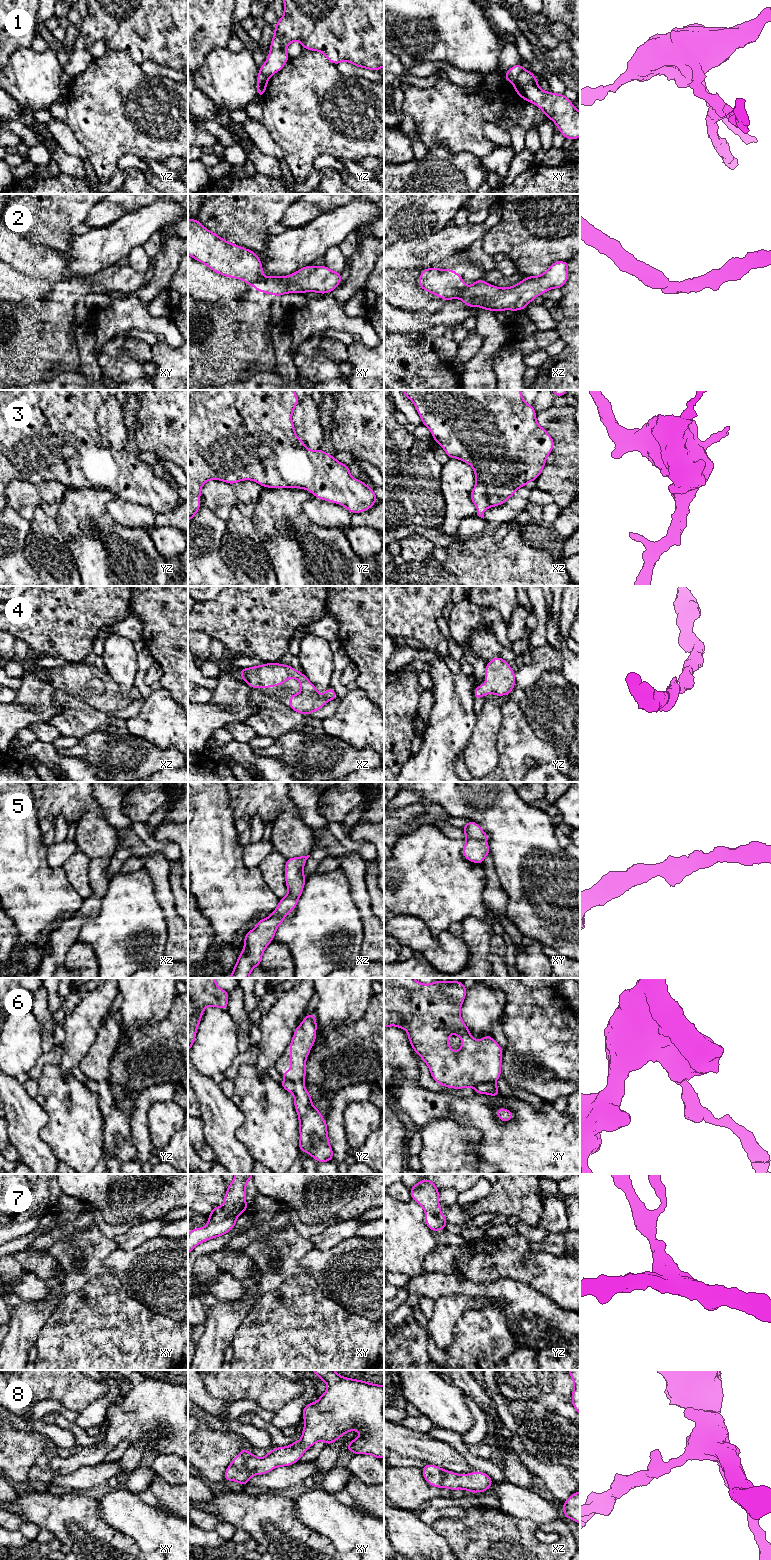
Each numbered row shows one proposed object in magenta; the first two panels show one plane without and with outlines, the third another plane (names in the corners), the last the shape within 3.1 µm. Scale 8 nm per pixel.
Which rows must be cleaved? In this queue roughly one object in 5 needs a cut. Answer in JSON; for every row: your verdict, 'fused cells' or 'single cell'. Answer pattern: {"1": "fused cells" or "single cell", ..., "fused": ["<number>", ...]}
{"1": "fused cells", "2": "fused cells", "3": "single cell", "4": "single cell", "5": "single cell", "6": "fused cells", "7": "single cell", "8": "single cell", "fused": ["1", "2", "6"]}

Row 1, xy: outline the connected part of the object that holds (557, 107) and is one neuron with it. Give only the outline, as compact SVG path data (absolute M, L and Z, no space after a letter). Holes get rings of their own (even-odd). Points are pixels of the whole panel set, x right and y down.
M527 70L517 76L513 86L518 96L539 107L566 139L580 137L580 111L564 94L543 91L535 75Z

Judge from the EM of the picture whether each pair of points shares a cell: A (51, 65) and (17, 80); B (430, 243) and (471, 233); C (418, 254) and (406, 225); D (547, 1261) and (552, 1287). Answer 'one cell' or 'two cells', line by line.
A: one cell
B: one cell
C: two cells
D: one cell

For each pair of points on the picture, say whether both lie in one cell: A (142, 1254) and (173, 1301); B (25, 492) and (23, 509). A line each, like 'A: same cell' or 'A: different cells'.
A: same cell
B: same cell

